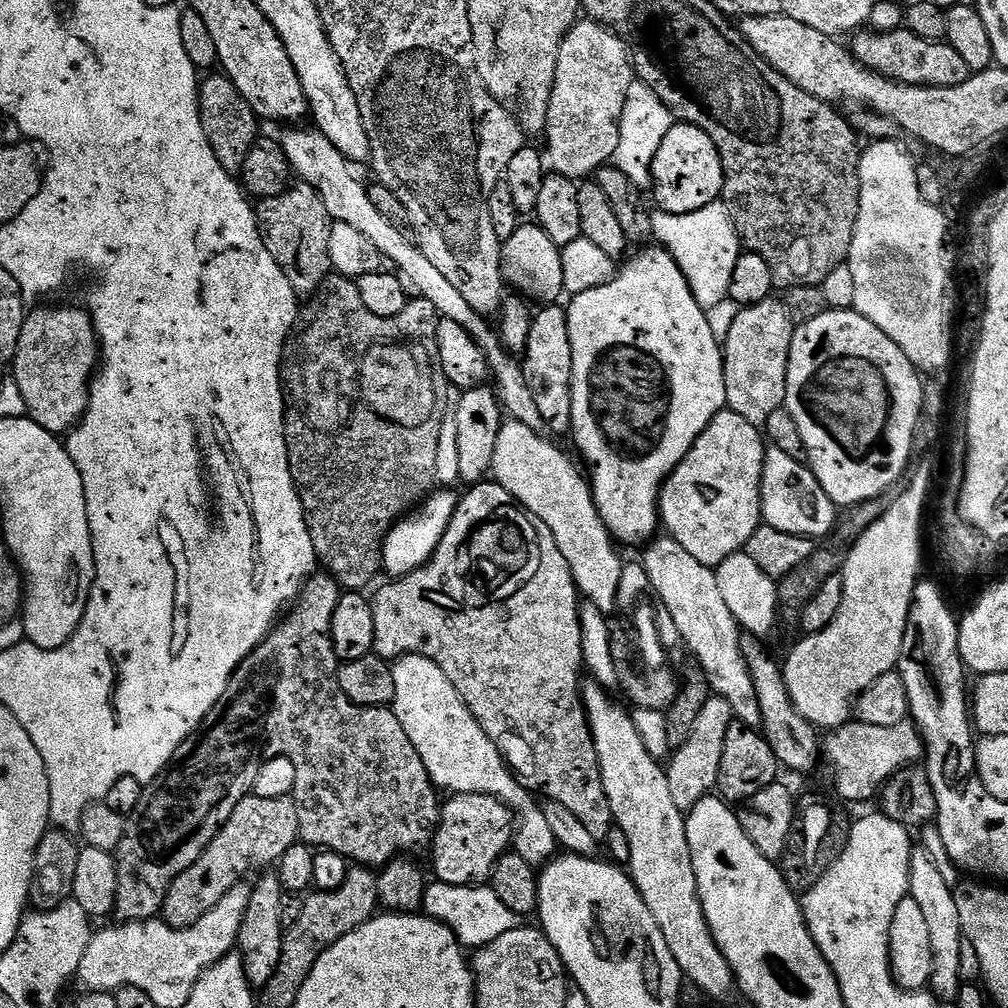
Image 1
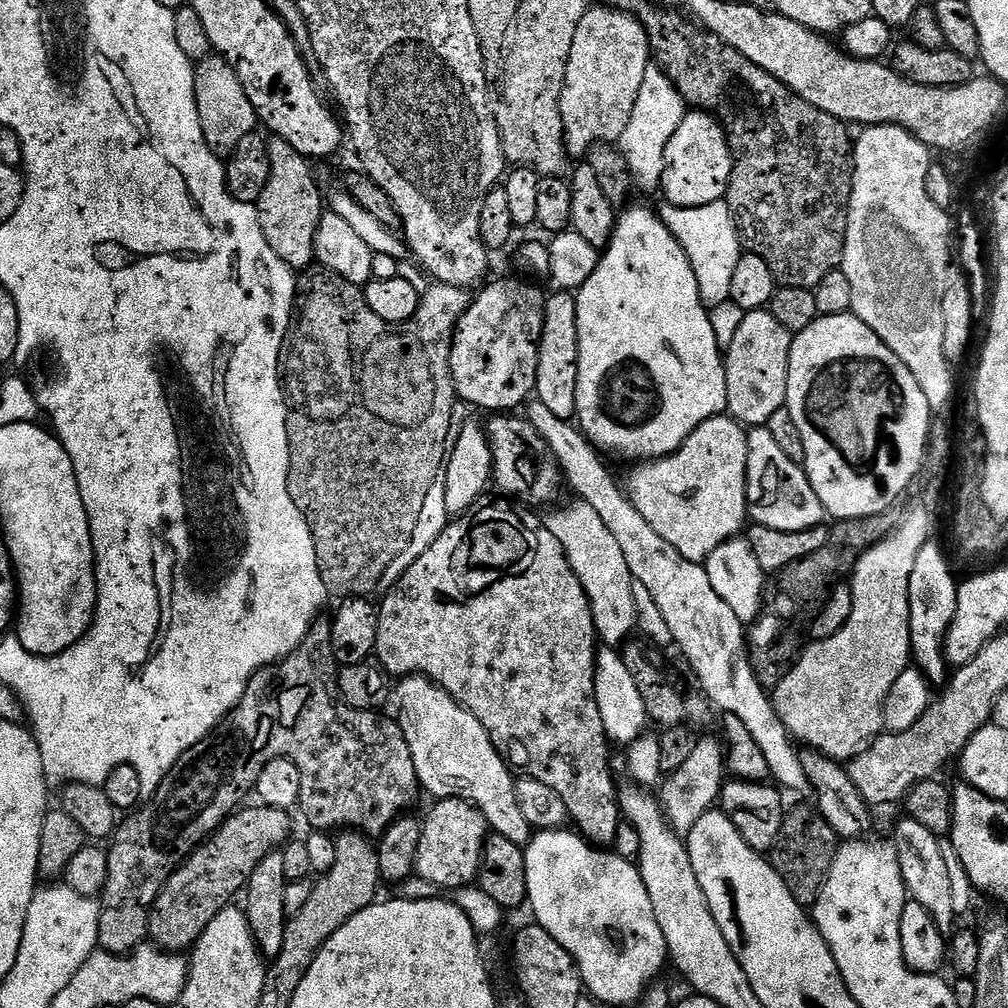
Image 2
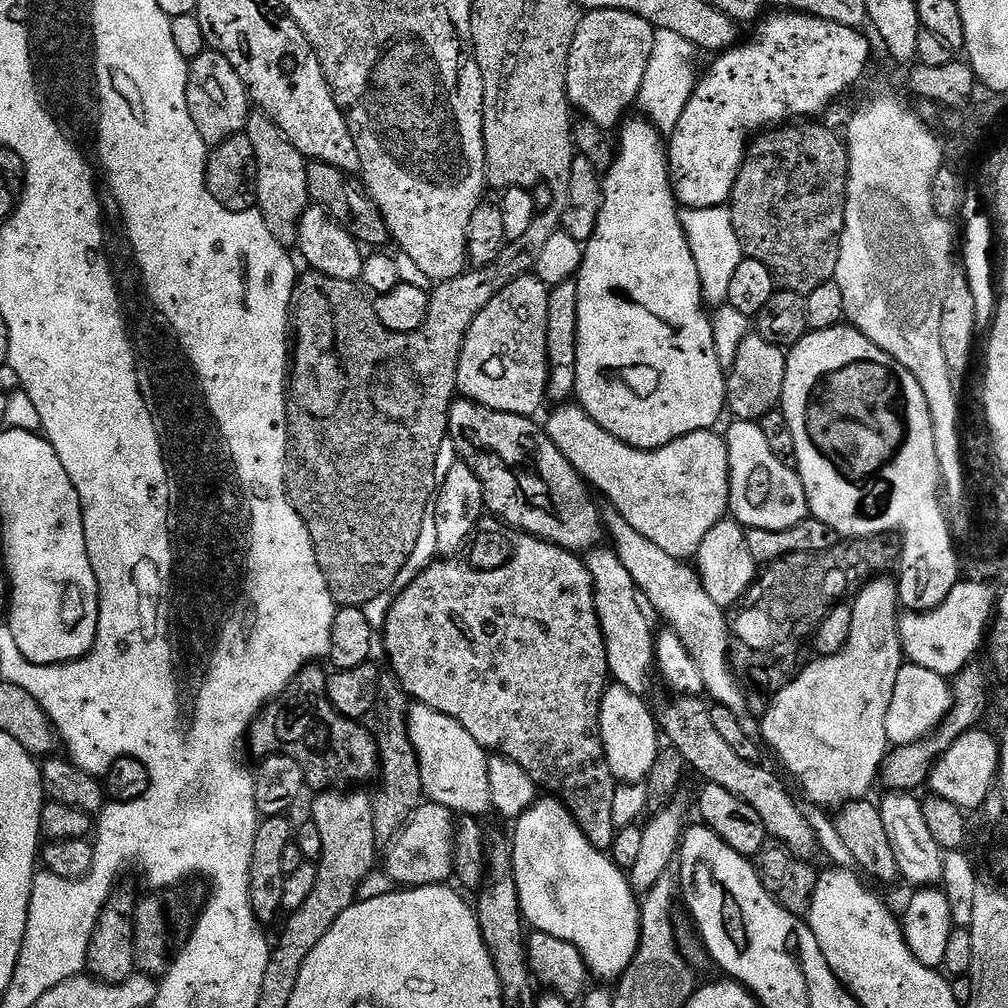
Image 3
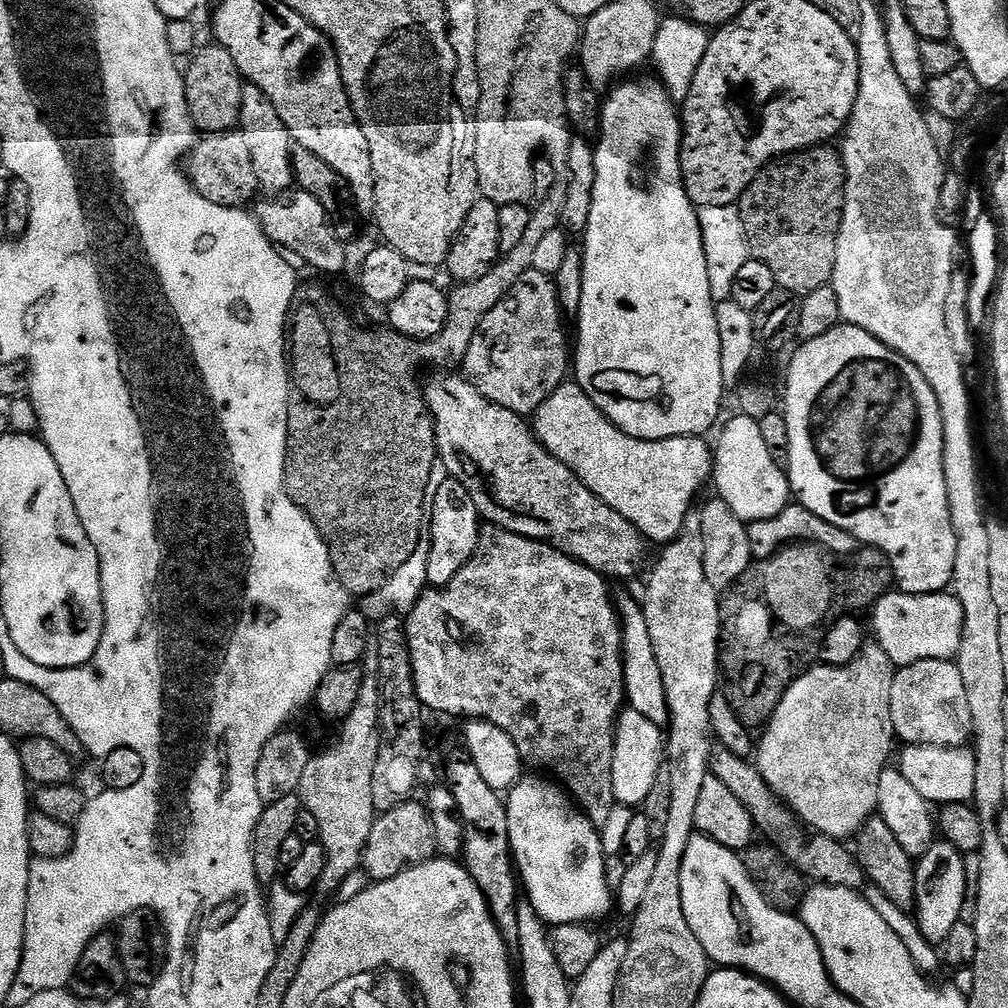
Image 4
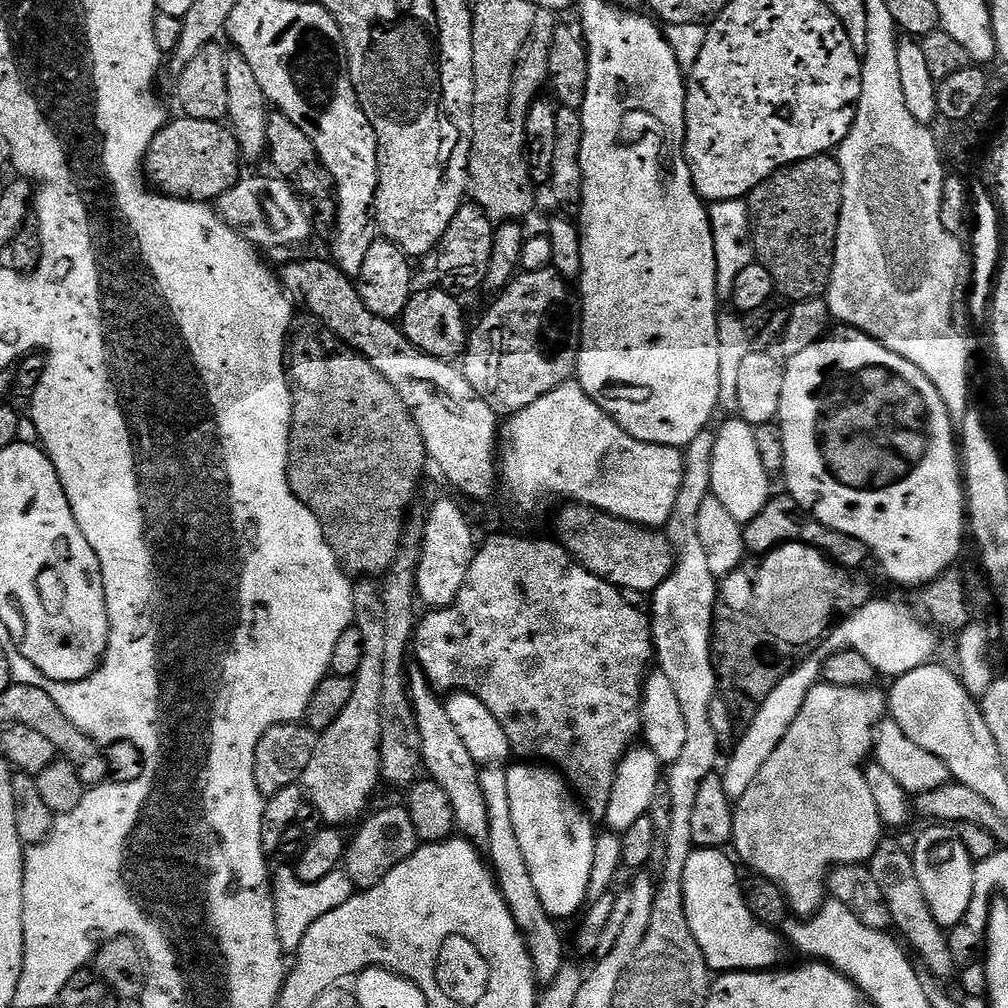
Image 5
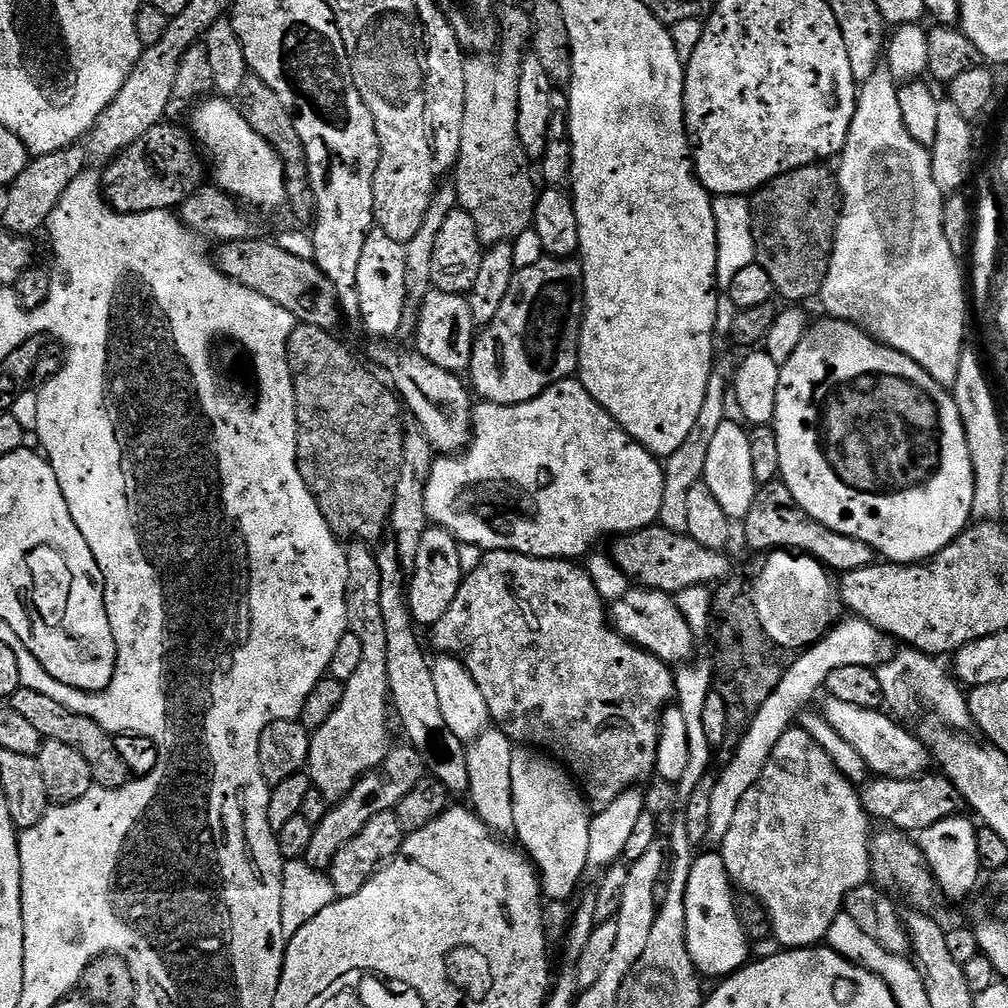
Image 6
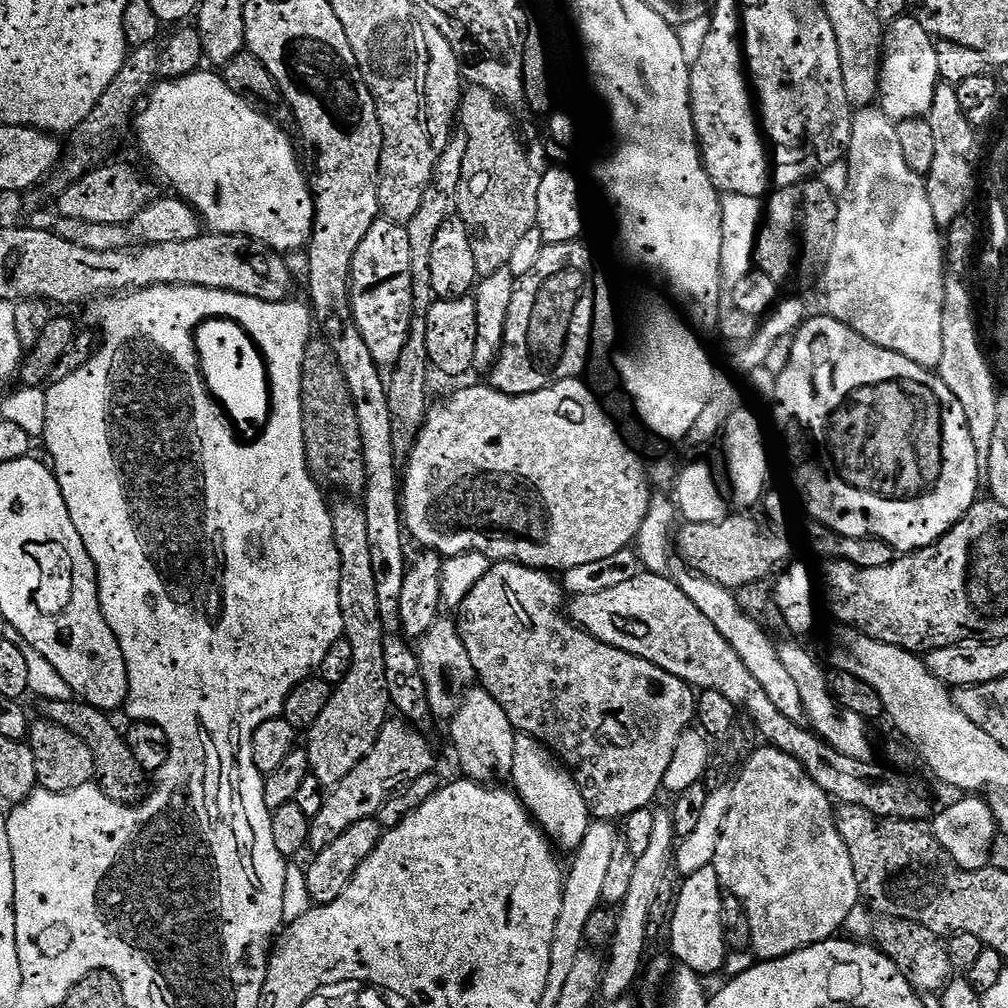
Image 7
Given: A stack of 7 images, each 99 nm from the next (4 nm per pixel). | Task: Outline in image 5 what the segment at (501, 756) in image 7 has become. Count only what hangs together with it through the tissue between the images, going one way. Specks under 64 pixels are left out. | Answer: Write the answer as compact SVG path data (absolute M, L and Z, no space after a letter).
M500 766L485 767L480 773L480 782L482 798L486 798L486 811L490 816L490 838L486 845L486 856L496 877L496 884L506 898L506 904L510 906L510 914L524 936L537 981L546 986L554 982L554 978L558 978L558 970L562 970L566 963L564 940L556 929L557 921L548 915L546 906L542 906L542 898L538 898L538 890L534 890L534 882L530 879L530 866L526 866L522 846L518 846L514 817L510 815L510 790L506 787L505 769Z

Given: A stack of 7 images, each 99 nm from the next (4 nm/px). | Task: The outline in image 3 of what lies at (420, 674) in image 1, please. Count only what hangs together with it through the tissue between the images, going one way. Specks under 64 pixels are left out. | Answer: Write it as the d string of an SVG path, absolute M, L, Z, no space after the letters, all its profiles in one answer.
M413 703L408 709L408 733L420 763L421 786L430 797L431 803L446 806L453 814L477 818L484 818L487 812L493 811L490 778L488 777L489 753L472 737L470 730L466 730L457 720L430 706Z

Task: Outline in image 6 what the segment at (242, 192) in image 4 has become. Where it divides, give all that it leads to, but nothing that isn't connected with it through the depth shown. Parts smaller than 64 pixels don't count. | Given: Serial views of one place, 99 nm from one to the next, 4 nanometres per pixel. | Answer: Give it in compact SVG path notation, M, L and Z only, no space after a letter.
M168 123L155 124L142 139L125 148L103 169L102 195L114 211L122 214L138 214L139 212L153 212L154 210L166 212L183 204L184 199L191 192L196 191L198 187L196 179L200 176L200 164L196 161L197 145L187 131L184 133L178 125Z

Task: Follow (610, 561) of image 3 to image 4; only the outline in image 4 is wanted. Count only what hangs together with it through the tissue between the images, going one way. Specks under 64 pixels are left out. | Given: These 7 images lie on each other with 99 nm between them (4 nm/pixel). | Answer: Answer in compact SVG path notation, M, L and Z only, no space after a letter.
M617 595L614 600L616 610L620 613L620 628L623 630L624 647L624 691L630 708L645 715L650 722L664 726L669 723L668 691L662 682L662 670L654 654L654 642L650 642L650 629L646 626L646 614L641 601L632 596Z

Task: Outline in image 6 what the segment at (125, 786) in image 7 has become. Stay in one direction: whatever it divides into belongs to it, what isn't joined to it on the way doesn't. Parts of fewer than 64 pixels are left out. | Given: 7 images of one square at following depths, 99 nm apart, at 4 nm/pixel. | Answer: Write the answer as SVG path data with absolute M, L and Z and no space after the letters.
M22 687L12 696L10 706L14 710L18 710L18 714L22 714L22 718L28 719L45 740L74 746L74 750L78 750L82 754L82 758L86 758L86 763L92 771L92 779L99 787L120 788L123 784L128 783L130 777L125 763L118 755L116 741L111 732L102 730L102 726L98 726L98 722L94 722L82 714L74 714L74 710L68 710L61 703L46 698L44 694Z

